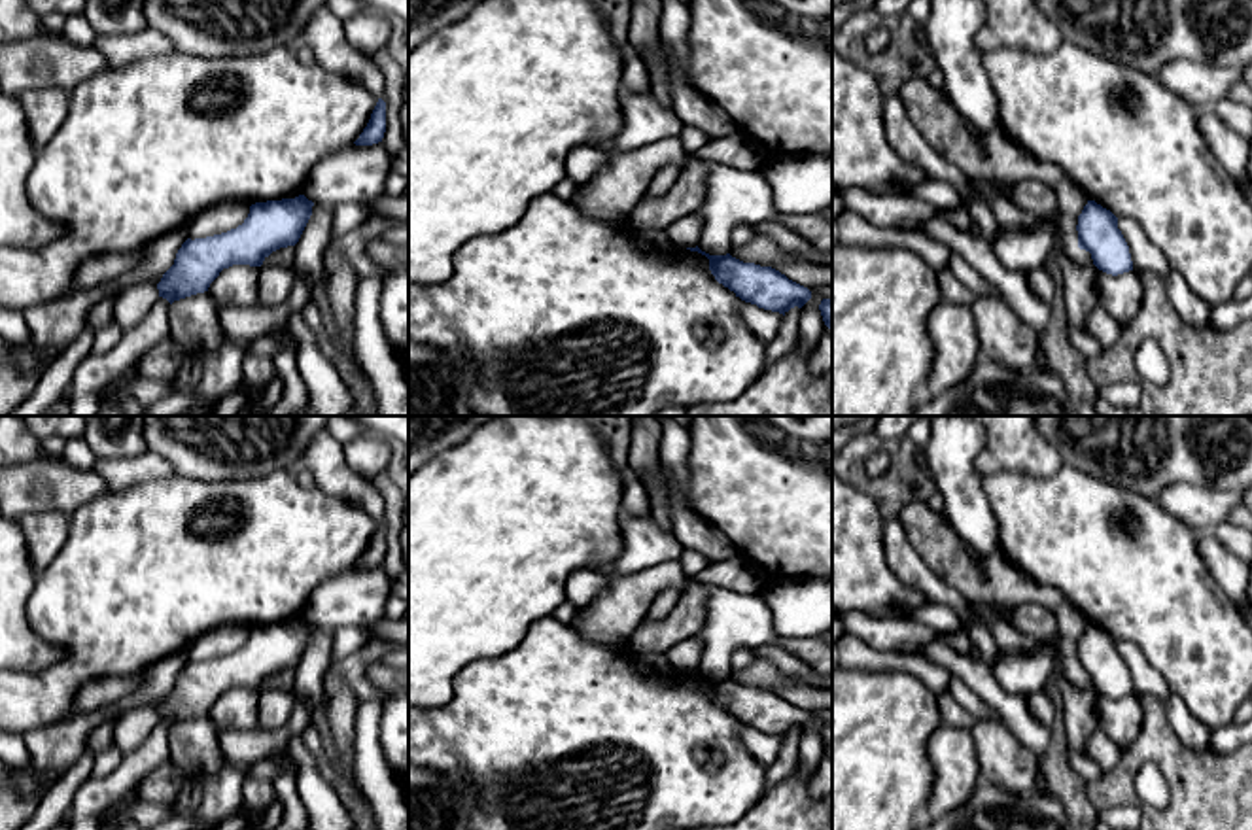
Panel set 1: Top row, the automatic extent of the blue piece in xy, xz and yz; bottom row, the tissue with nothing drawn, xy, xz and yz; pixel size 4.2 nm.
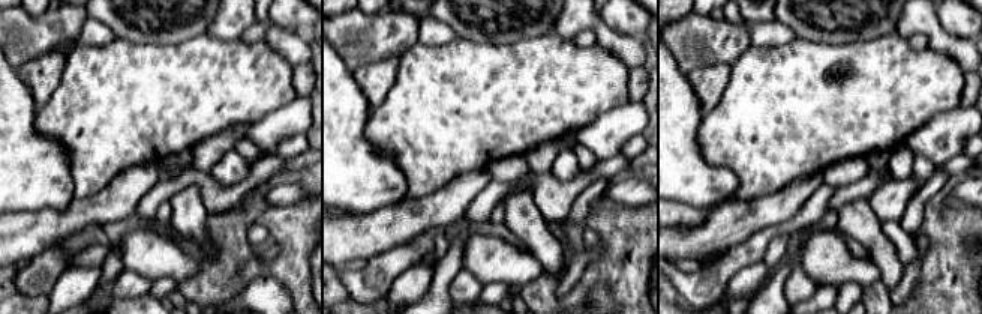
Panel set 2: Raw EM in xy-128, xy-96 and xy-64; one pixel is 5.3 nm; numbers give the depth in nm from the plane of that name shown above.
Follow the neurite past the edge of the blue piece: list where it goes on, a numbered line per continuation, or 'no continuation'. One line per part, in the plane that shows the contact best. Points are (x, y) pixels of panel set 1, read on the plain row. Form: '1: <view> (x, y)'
no continuation

